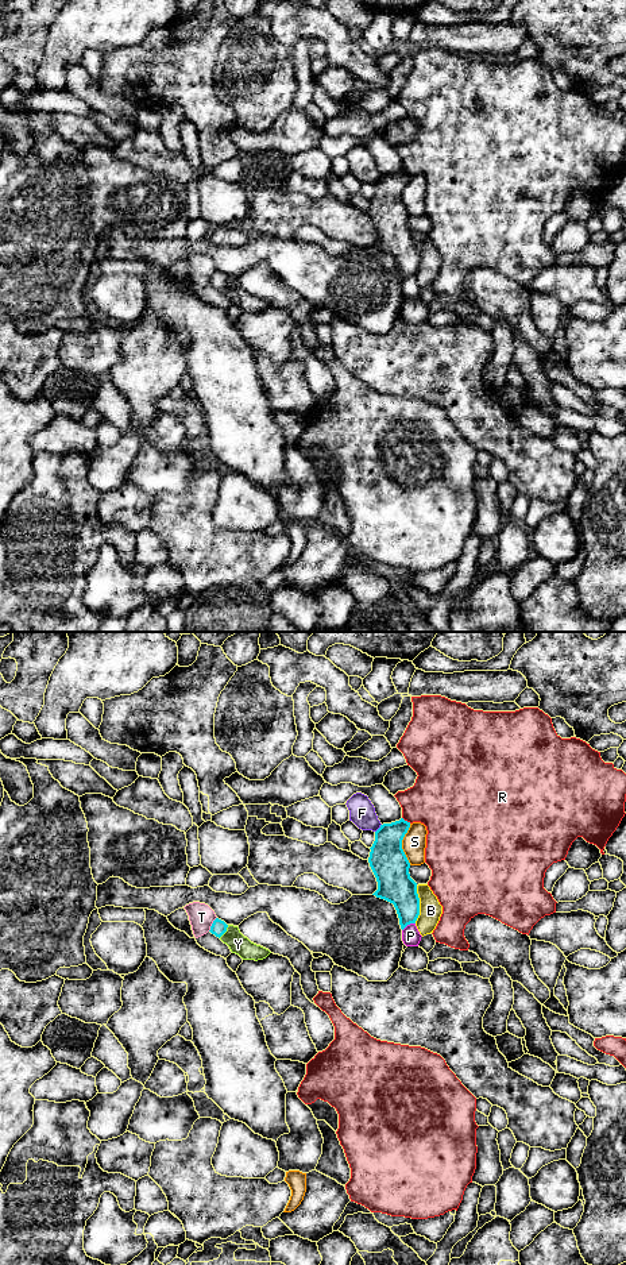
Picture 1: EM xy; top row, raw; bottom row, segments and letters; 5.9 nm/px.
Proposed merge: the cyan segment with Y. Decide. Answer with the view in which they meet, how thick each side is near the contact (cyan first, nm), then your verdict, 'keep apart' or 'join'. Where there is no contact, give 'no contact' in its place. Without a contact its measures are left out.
contact in xy; calibres 90 and 120 nm; join

